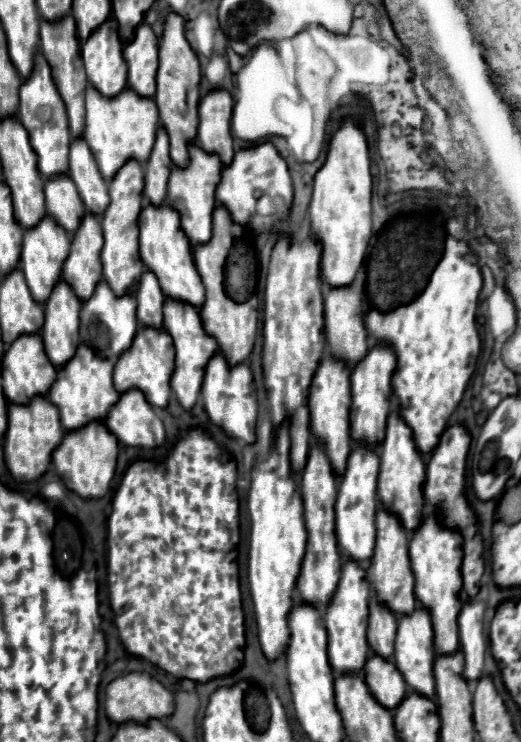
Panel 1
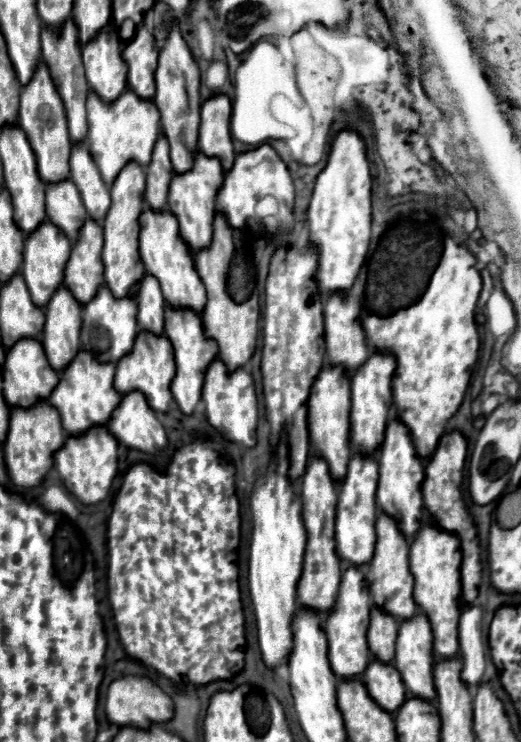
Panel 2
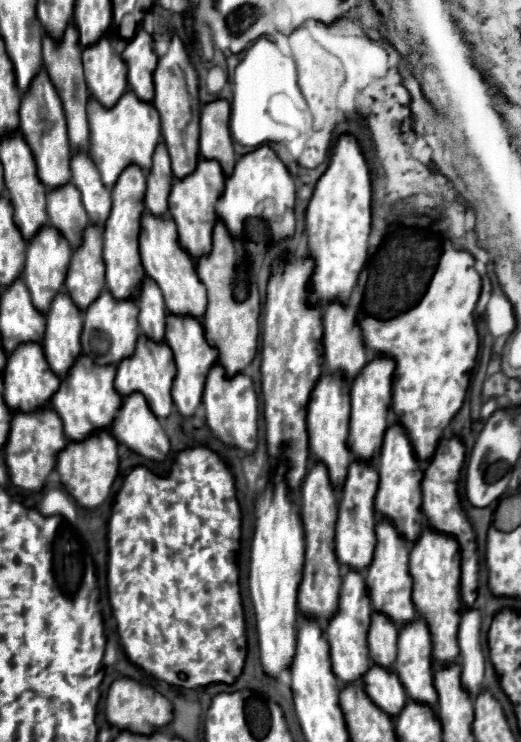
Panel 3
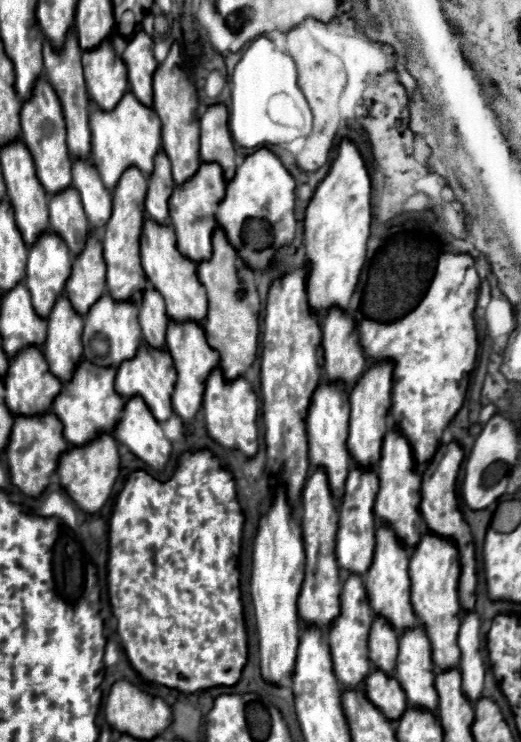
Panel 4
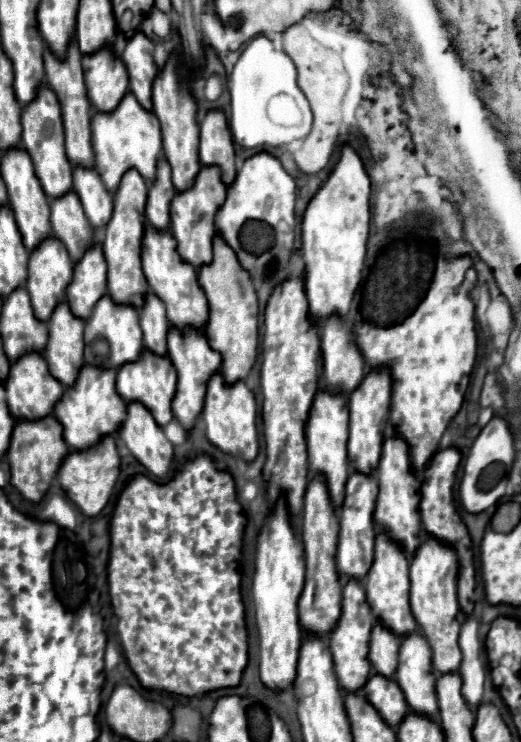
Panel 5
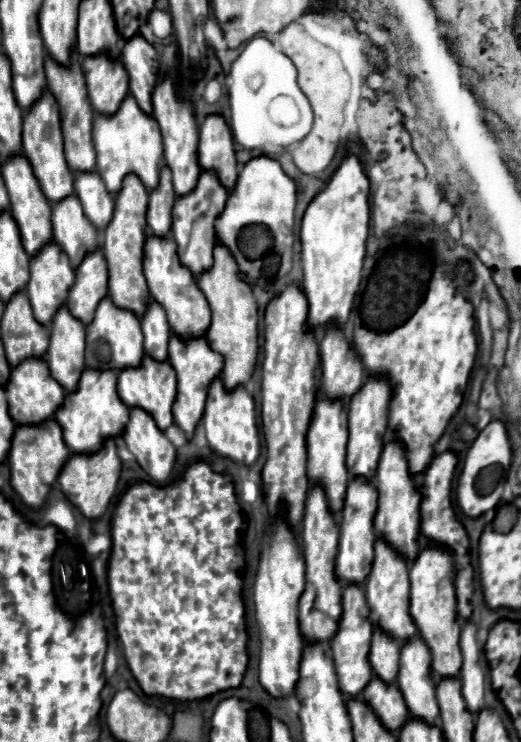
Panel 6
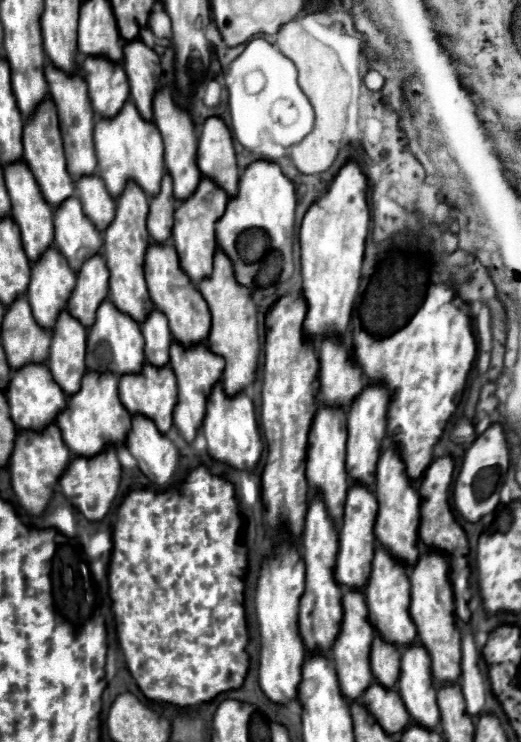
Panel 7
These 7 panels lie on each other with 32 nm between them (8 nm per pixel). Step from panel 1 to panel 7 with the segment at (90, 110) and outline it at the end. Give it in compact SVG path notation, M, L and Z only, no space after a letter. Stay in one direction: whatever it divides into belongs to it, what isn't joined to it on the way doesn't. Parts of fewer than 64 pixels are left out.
M128 98L114 118L100 118L94 124L94 148L96 148L96 174L104 180L108 192L118 198L126 186L128 178L134 178L152 198L160 190L160 180L164 174L164 158L162 158L162 136L156 128L154 120L144 120L136 108L136 104Z

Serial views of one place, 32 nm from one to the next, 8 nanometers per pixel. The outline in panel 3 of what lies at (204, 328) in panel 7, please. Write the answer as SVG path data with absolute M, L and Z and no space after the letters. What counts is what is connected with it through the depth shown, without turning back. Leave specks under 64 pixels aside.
M144 212L140 218L140 258L146 276L154 278L162 290L166 308L174 314L192 314L202 318L206 312L206 288L196 274L196 262L182 250L178 242L176 222L172 216L152 216Z

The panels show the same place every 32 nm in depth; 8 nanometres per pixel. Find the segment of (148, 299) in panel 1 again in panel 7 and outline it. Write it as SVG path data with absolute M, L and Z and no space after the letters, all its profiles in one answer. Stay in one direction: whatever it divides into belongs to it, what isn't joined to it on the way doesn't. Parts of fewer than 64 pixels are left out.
M154 306L152 312L148 314L148 320L144 320L142 324L142 336L144 336L144 352L146 358L156 364L156 366L164 366L170 360L170 328L168 328L168 320L164 320L164 314Z

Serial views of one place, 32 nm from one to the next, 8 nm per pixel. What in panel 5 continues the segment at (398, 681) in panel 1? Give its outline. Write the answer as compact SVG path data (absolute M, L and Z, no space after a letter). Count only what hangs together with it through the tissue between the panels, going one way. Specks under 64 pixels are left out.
M372 674L368 684L362 688L362 694L390 726L398 726L408 712L408 704L404 704L404 692L396 688L396 680L384 680L380 674Z

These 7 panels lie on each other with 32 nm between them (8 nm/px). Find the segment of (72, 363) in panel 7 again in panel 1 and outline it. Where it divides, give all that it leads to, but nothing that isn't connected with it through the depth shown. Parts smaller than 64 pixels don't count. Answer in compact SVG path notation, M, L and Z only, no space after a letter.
M56 282L50 298L44 302L44 328L40 330L44 350L58 368L68 362L78 348L80 300L70 284Z

